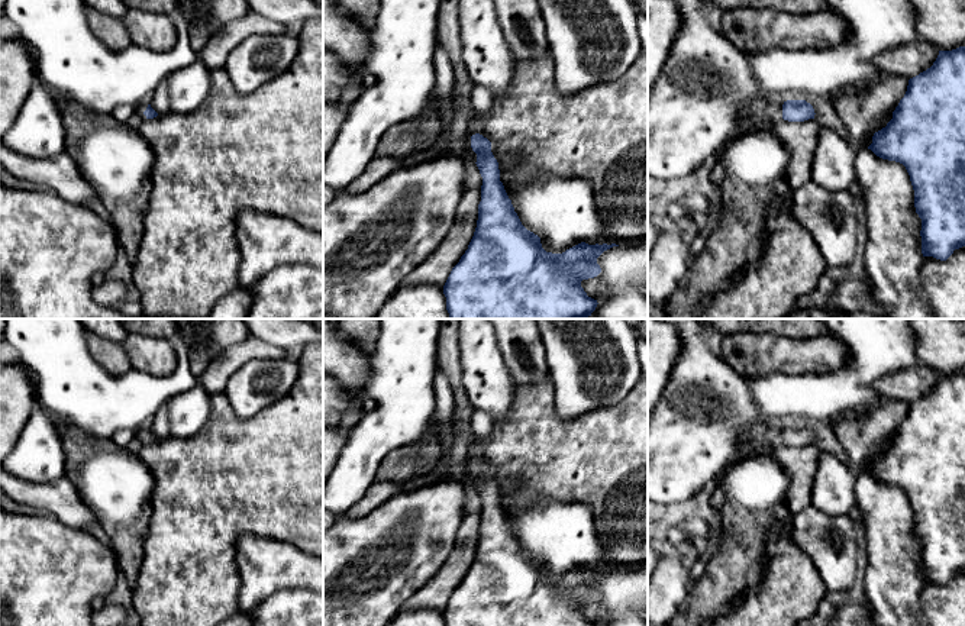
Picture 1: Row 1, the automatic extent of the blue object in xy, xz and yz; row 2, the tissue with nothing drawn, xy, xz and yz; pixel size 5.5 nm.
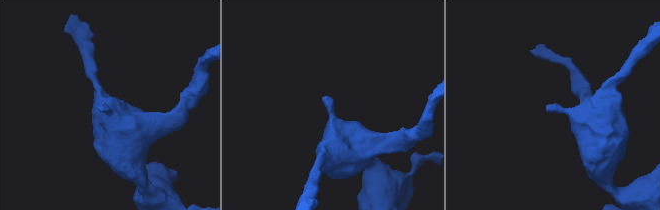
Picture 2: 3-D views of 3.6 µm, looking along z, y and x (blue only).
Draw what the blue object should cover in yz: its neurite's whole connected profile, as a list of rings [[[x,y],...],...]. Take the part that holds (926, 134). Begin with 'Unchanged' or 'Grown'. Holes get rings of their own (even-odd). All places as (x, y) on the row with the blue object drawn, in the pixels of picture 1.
Unchanged. [[[965,46],[939,51],[933,65],[908,80],[907,91],[885,128],[868,146],[877,156],[906,167],[914,190],[916,213],[922,219],[922,254],[946,261],[965,246]]]

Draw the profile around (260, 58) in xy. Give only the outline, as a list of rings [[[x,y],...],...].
[[[255,33],[227,57],[225,70],[241,94],[251,94],[283,74],[298,54],[298,39],[287,33]]]

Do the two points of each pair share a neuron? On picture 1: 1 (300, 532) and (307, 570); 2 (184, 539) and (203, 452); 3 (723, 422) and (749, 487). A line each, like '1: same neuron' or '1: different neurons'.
1: different neurons
2: same neuron
3: different neurons

